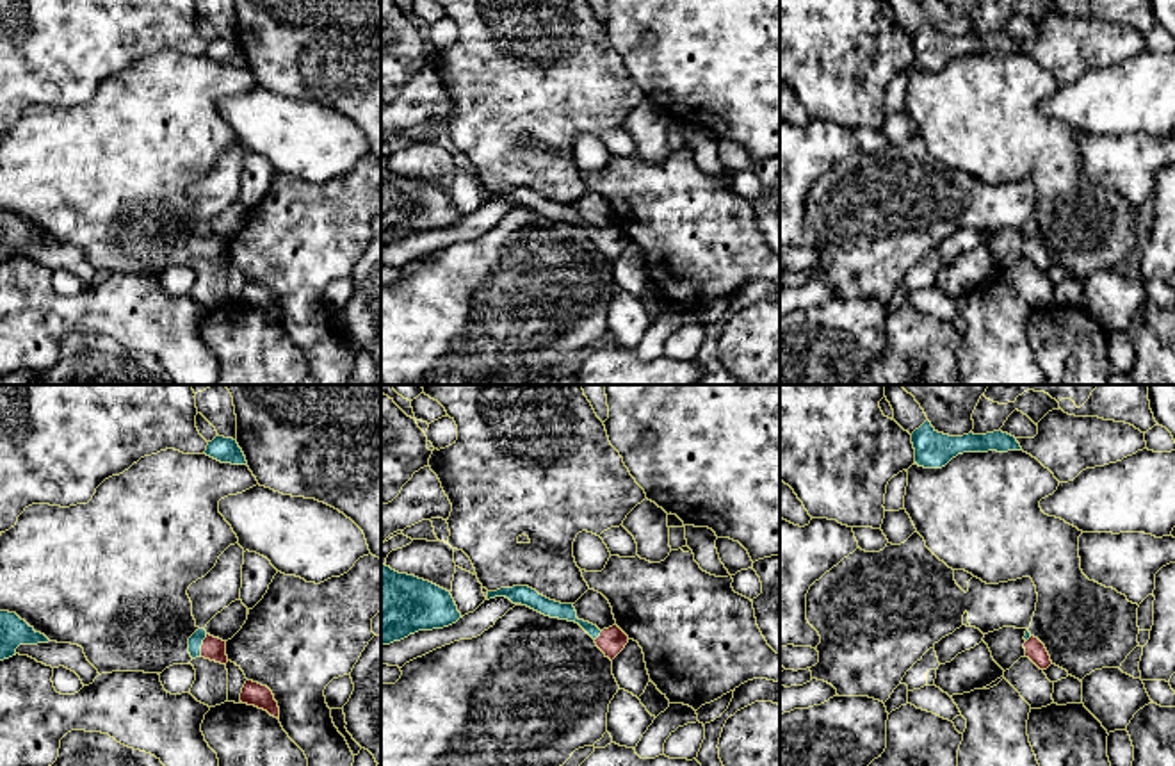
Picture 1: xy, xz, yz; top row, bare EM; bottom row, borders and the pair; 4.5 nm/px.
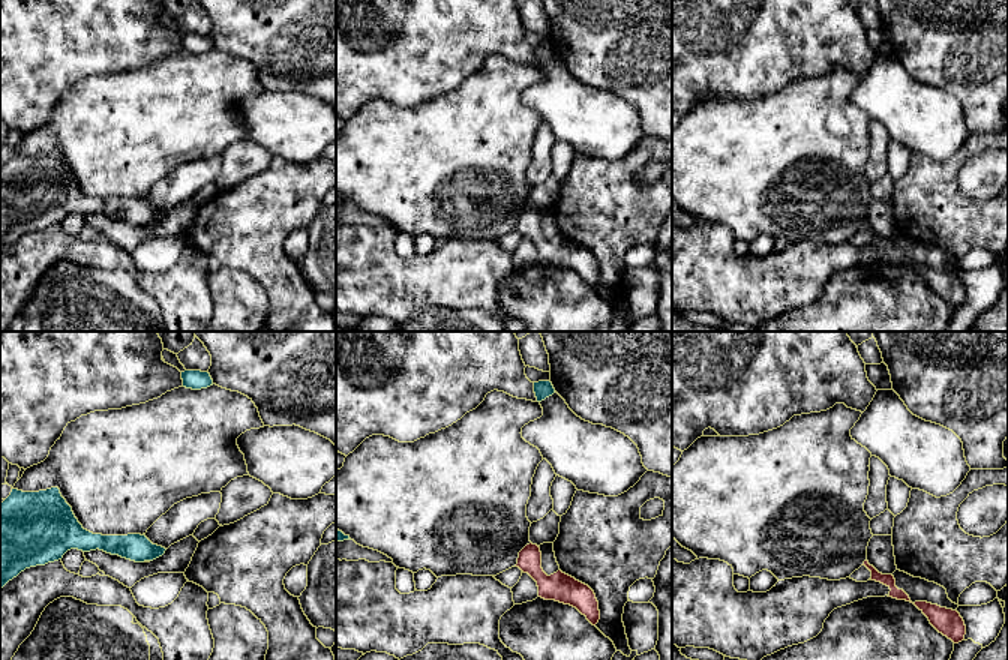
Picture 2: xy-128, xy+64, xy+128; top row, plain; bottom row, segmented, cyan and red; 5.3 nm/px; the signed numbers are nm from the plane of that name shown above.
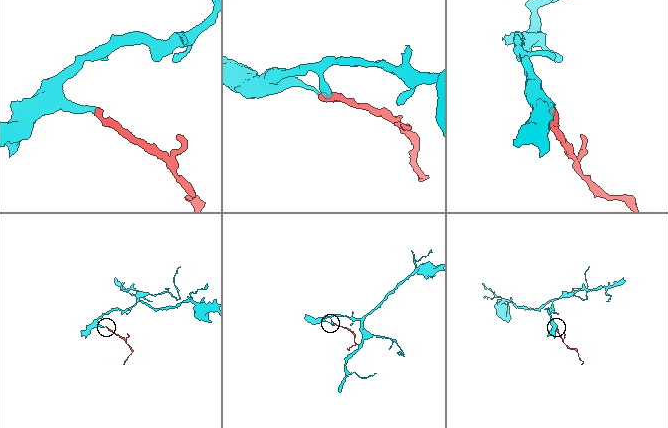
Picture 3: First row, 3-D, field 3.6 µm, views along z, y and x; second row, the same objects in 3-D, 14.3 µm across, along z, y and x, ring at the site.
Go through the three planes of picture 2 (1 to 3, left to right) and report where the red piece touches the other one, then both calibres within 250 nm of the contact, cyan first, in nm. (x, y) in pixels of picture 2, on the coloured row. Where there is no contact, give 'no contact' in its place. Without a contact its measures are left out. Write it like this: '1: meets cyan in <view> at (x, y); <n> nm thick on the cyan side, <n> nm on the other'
1: no contact
2: no contact
3: no contact

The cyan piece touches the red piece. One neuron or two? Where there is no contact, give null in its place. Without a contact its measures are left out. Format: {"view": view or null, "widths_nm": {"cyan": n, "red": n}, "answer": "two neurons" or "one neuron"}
{"view": "xy", "widths_nm": {"cyan": 60, "red": 110}, "answer": "one neuron"}

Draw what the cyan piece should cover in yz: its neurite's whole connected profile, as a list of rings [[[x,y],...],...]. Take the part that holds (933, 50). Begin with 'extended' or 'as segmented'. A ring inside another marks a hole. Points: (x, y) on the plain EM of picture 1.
as segmented; [[[929,21],[912,34],[912,45],[915,50],[915,64],[924,69],[942,69],[963,53],[1022,52],[1017,39],[1002,32],[949,37],[938,34]]]

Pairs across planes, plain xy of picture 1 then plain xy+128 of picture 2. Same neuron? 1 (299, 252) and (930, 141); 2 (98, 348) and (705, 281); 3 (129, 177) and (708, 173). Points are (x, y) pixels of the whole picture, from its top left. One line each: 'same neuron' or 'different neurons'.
1: different neurons
2: different neurons
3: same neuron

